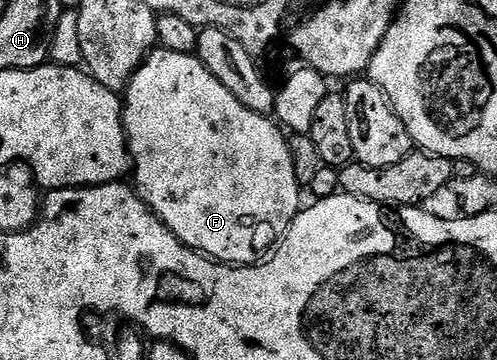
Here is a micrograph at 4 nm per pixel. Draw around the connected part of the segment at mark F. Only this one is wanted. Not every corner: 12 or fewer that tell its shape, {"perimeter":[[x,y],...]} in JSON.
{"perimeter":[[196,54],[123,92],[137,194],[256,264],[302,210],[286,132]]}

